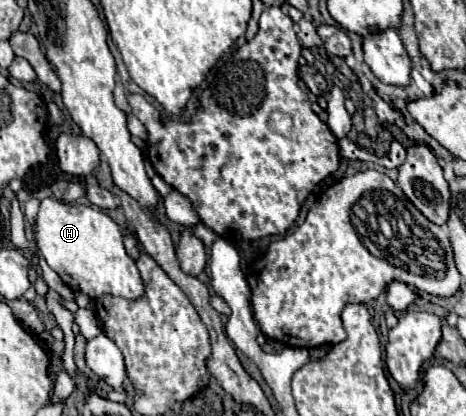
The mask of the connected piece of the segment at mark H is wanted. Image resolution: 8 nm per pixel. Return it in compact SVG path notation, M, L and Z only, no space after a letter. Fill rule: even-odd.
M54 197L42 199L32 227L32 237L46 263L70 289L82 291L88 297L118 295L136 299L140 293L144 293L136 263L124 251L120 227L96 207L62 203Z

